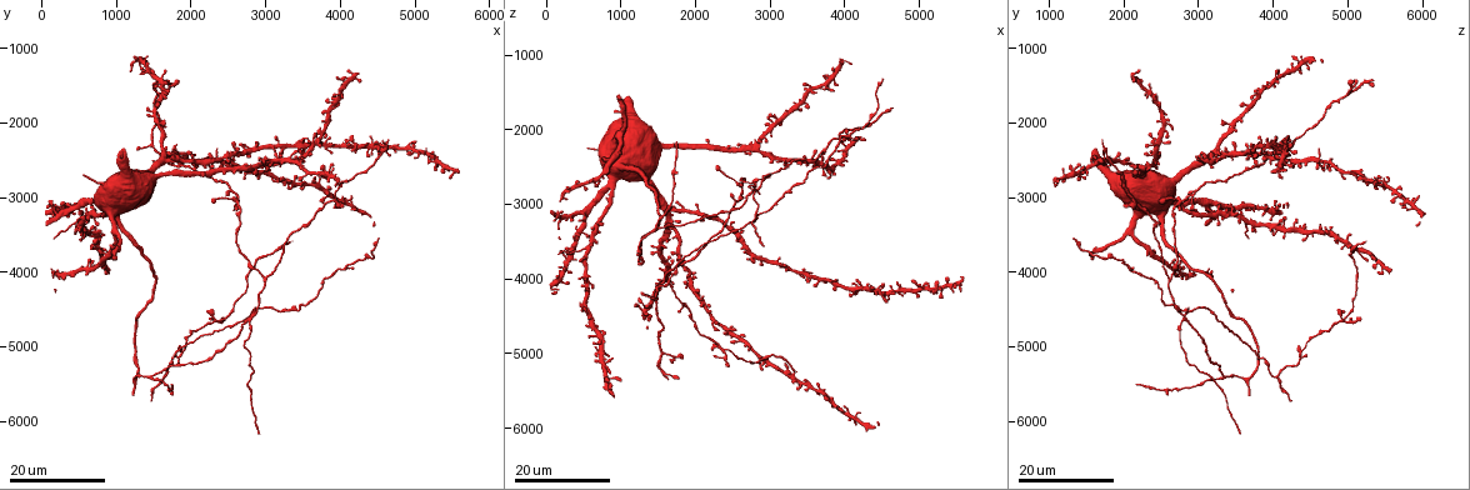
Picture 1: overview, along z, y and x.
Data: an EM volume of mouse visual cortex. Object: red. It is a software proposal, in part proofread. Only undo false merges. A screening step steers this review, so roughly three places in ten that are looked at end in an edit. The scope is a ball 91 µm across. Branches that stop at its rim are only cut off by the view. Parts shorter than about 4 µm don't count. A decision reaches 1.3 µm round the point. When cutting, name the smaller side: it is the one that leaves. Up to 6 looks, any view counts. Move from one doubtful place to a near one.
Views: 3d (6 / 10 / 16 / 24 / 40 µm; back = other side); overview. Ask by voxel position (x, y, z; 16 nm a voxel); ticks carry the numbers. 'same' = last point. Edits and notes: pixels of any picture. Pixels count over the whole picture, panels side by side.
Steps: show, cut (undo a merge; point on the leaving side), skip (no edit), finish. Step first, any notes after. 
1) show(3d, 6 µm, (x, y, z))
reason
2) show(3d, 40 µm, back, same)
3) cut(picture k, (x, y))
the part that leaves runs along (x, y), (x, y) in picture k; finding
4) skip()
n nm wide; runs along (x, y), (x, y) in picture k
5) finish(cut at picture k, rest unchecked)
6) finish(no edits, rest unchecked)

show(3d, 24 µm, (1900, 5050, 4400))
sudden change in width

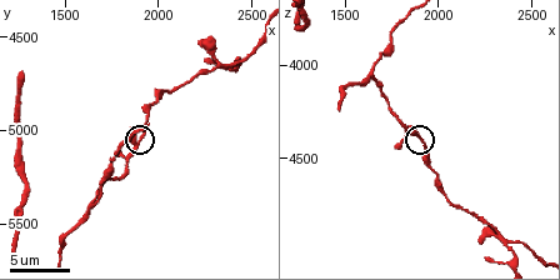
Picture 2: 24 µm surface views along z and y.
show(3d, 10 µm, (1880, 5060, 4380))

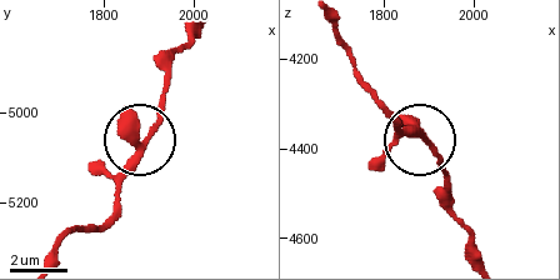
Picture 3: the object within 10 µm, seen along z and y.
skip()
runs along (51, 254), (108, 219), (133, 146), (163, 111), (170, 78) in picture 3; continuous, no second neuron

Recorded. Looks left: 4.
show(3d, 10 µm, (2320, 4640, 4920))
four or more arms meet

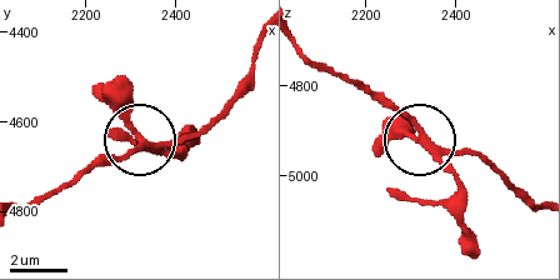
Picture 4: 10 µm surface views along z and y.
show(3d, 6 µm, (2330, 4640, 4920))

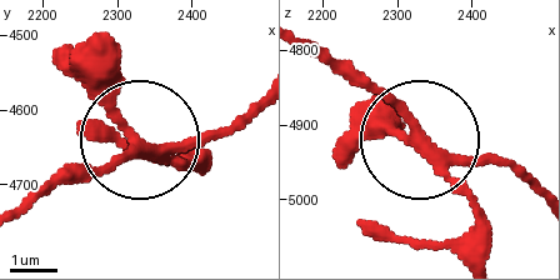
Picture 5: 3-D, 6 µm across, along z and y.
skip()
4 arms; all the same neuron

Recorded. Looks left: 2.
show(3d, 24 µm, (2800, 4600, 2800))
four or more arms meet

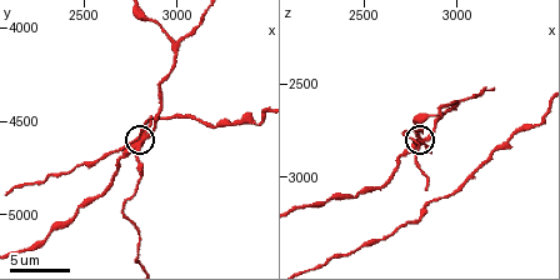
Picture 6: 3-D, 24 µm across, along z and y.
show(3d, 6 µm, (2820, 4600, 2820))

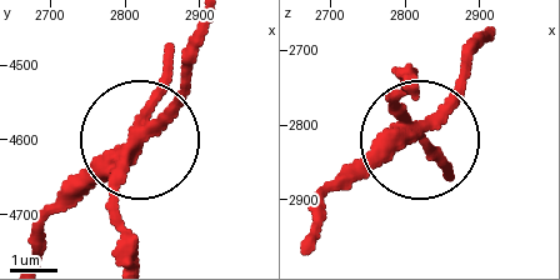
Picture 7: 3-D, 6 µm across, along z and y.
cut(picture 7, (118, 205))
270 nm wide; the part that leaves runs along (126, 140), (114, 208), (126, 256) in picture 7; a second neuron is stuck on

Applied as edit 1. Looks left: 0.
finish(cut at picture 7, rest unchecked)

